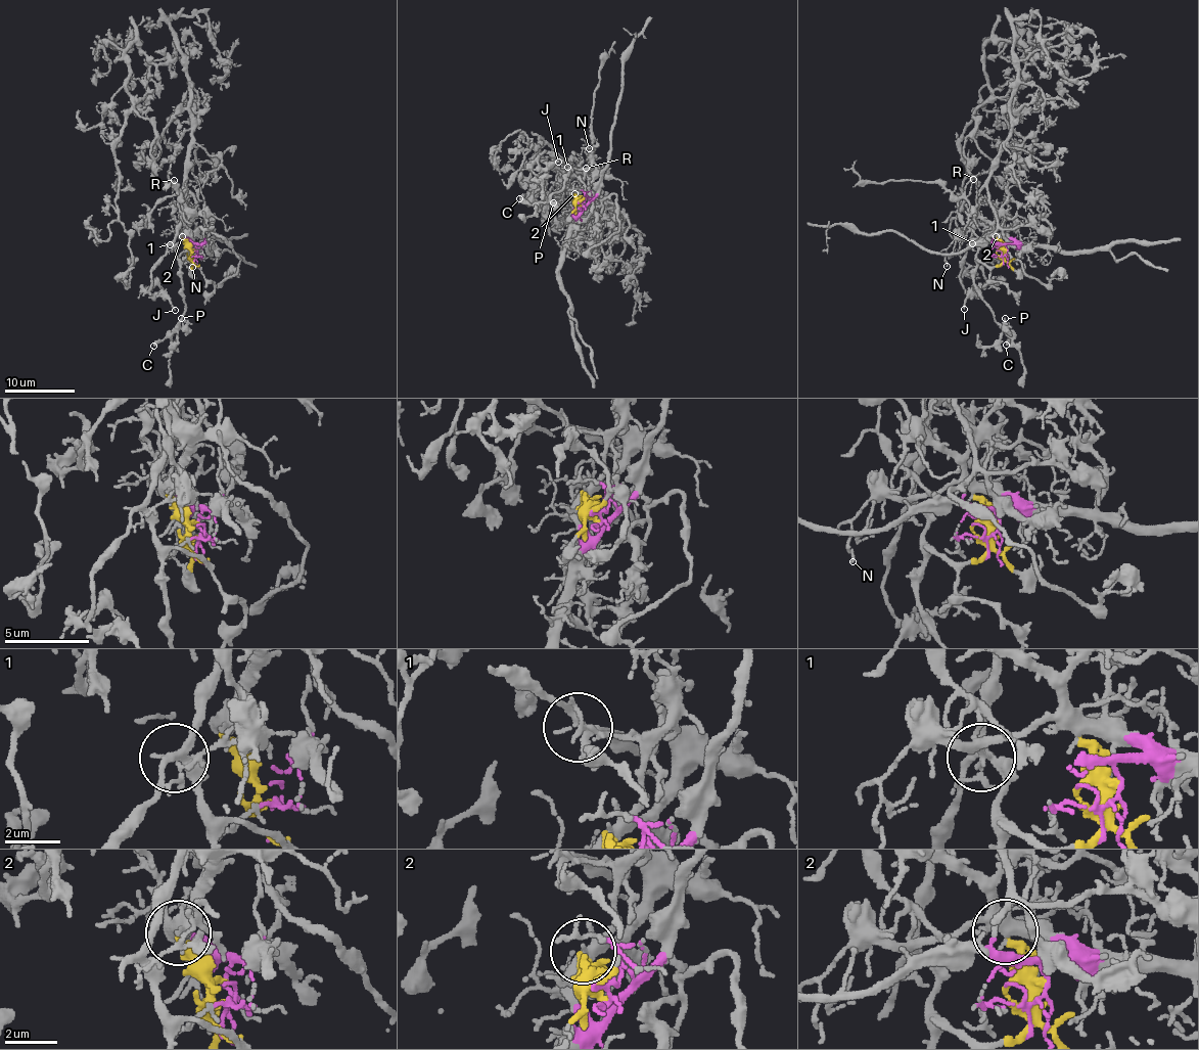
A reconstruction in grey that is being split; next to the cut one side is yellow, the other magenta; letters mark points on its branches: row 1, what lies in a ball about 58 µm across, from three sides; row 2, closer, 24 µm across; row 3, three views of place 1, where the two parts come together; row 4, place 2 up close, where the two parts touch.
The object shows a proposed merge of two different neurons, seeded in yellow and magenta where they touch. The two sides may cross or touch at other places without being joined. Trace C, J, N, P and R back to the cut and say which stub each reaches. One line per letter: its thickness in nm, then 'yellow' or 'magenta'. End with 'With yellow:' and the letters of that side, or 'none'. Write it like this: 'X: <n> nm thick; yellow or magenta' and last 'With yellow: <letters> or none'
C: 420 nm thick; yellow
J: 160 nm thick; yellow
N: 110 nm thick; magenta
P: 170 nm thick; yellow
R: 180 nm thick; magenta
With yellow: C, J, P

